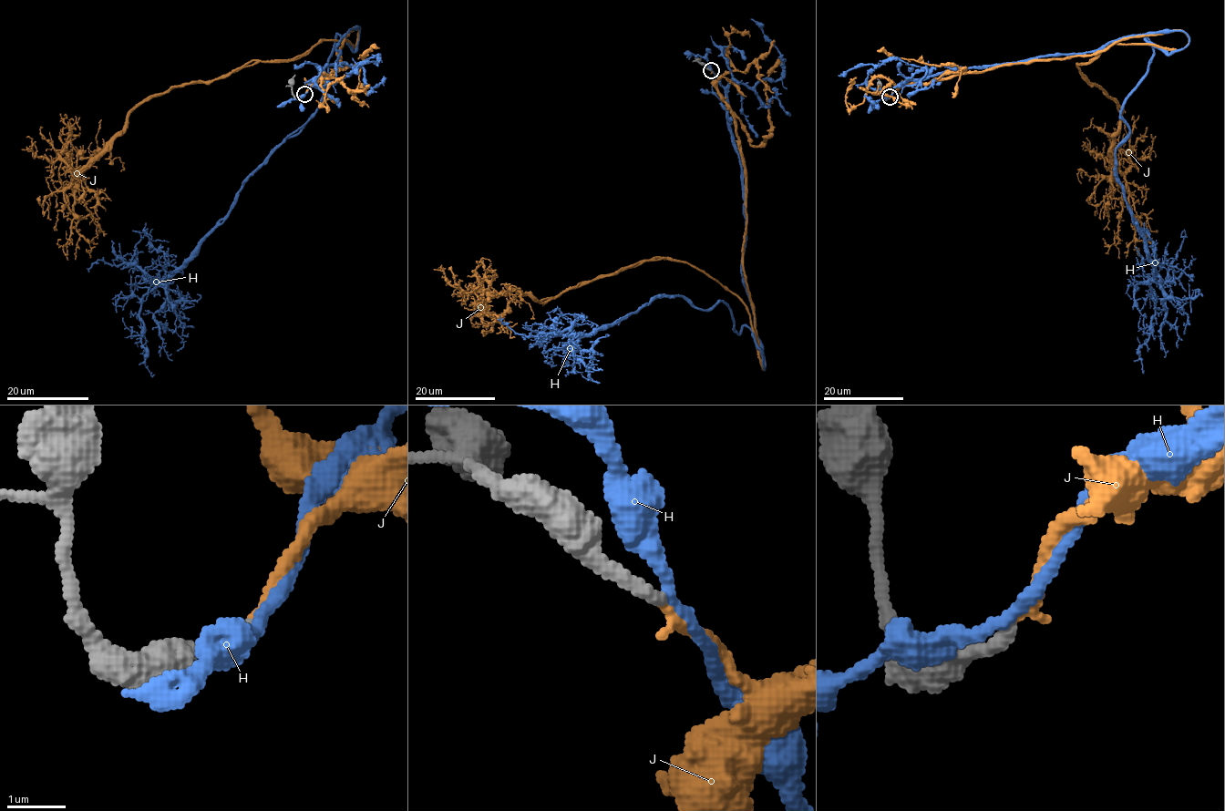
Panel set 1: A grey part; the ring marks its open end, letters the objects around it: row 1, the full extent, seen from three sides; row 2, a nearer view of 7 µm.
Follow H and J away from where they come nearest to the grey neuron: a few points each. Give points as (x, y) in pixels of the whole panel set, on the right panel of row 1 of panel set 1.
H: (890, 96), (954, 68), (1188, 35), (1168, 54), (1145, 38), (1153, 57), (1116, 149), (1153, 263), (1144, 371)
J: (890, 96), (1181, 30), (1179, 49), (1110, 44), (1078, 64), (1120, 113), (1117, 241), (1103, 238)

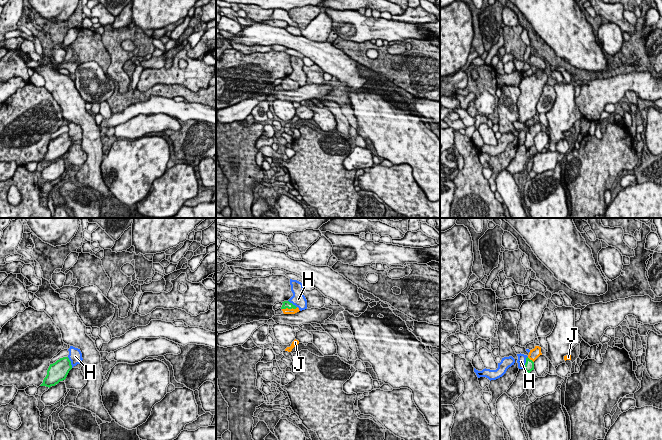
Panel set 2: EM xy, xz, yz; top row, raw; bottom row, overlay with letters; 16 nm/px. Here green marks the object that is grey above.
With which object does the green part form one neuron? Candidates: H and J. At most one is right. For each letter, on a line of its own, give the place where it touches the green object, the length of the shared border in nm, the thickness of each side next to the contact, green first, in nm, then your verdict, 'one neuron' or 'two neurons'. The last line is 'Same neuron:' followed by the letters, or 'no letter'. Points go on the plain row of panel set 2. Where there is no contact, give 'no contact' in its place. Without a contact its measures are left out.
H: meets green in yz at (526, 138); contact 220 nm long; 160 nm thick on the green side, 140 nm on the other; two neurons
J: meets green in xz at (289, 84); contact 260 nm long; 130 nm thick on the green side, 100 nm on the other; one neuron
Same neuron: J

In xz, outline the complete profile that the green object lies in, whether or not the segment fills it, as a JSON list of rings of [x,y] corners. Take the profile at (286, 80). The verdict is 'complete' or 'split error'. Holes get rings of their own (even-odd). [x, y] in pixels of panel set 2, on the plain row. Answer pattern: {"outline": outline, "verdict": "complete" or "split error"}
{"outline": [[[284,77],[282,79],[283,79],[283,81],[282,81],[281,85],[284,90],[295,90],[300,87],[298,83],[296,83],[289,77]]], "verdict": "split error"}

